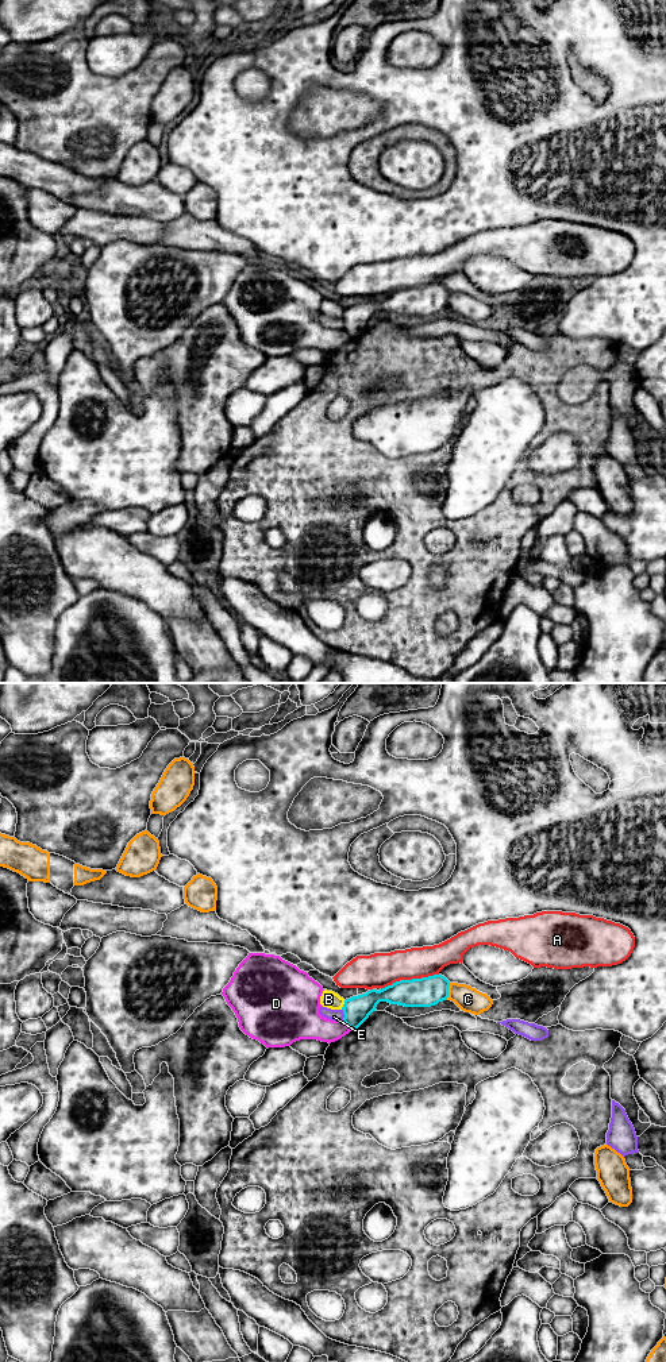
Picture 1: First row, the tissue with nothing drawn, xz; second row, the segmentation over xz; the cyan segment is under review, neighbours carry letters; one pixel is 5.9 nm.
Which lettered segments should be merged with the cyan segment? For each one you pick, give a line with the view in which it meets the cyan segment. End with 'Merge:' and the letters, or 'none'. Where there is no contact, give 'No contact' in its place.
Merge: none

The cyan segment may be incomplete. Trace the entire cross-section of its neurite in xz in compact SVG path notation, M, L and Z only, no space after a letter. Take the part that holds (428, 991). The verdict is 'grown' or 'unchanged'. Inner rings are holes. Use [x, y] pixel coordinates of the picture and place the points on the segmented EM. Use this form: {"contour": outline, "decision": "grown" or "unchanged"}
{"contour": "M442 975L421 979L400 980L380 991L370 989L366 993L344 1000L342 1007L343 1022L351 1029L358 1029L369 1015L376 1011L380 1002L404 1007L431 1007L447 1000L450 981Z", "decision": "unchanged"}

